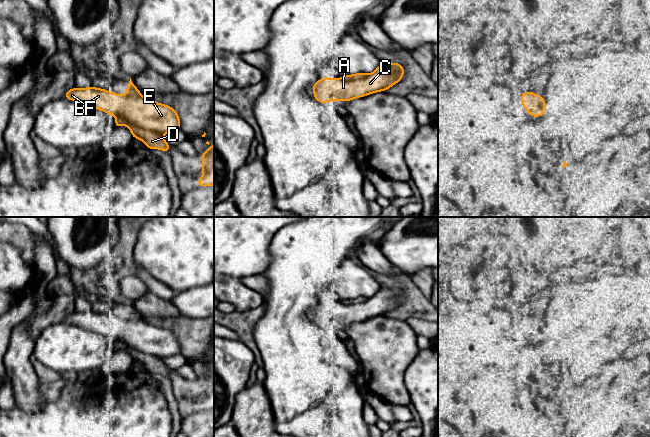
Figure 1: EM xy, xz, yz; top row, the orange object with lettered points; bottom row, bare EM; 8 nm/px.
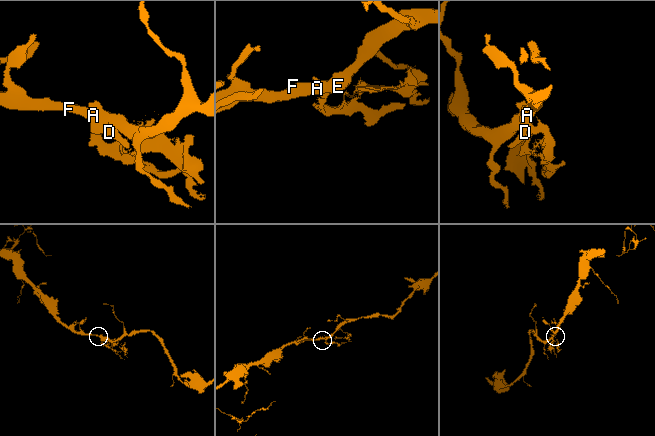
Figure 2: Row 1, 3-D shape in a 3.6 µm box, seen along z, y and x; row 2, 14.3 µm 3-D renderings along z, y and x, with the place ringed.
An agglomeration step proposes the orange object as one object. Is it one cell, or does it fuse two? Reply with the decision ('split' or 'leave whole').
leave whole

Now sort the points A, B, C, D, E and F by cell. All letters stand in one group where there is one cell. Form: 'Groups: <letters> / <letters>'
Groups: A B C D E F

